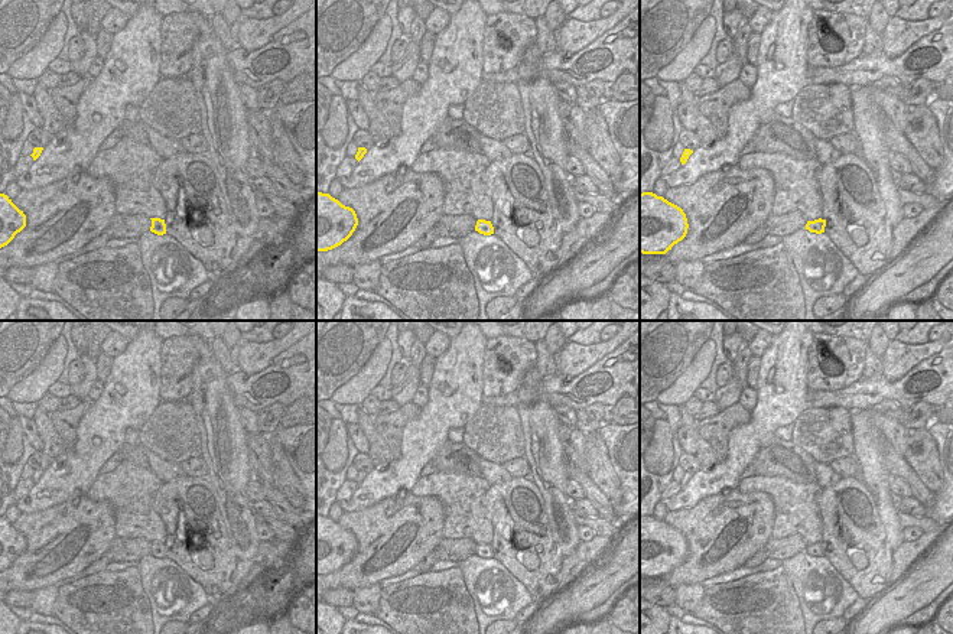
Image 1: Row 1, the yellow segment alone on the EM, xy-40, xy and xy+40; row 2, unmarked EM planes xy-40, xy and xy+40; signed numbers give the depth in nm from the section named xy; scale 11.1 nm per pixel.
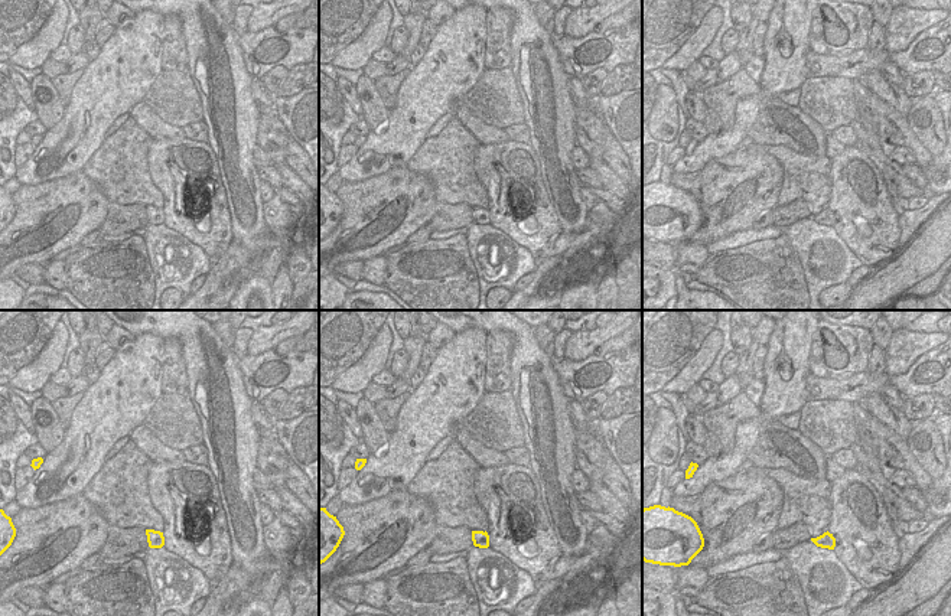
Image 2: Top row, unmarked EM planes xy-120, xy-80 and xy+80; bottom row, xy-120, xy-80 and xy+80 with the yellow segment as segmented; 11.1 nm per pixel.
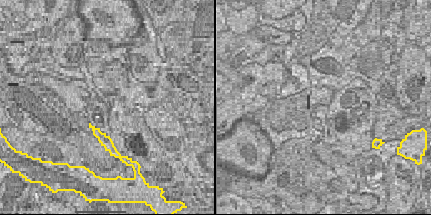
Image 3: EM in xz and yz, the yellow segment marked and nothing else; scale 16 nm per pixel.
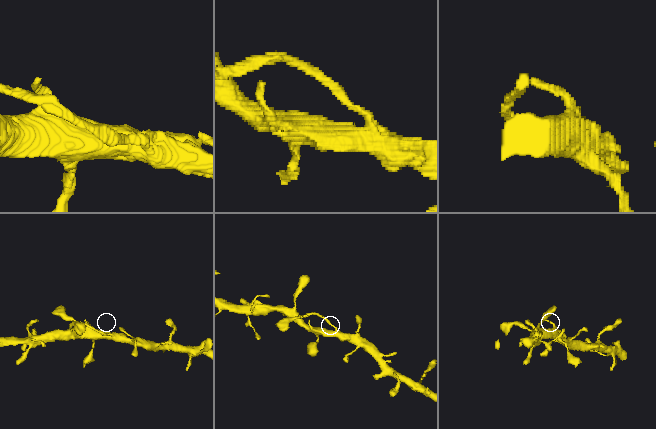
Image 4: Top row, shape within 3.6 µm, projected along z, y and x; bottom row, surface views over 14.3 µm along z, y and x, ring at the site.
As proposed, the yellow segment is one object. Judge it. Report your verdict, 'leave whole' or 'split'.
split

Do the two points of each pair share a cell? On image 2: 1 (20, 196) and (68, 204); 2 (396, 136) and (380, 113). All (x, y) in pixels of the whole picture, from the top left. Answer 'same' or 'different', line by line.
1: same
2: different

